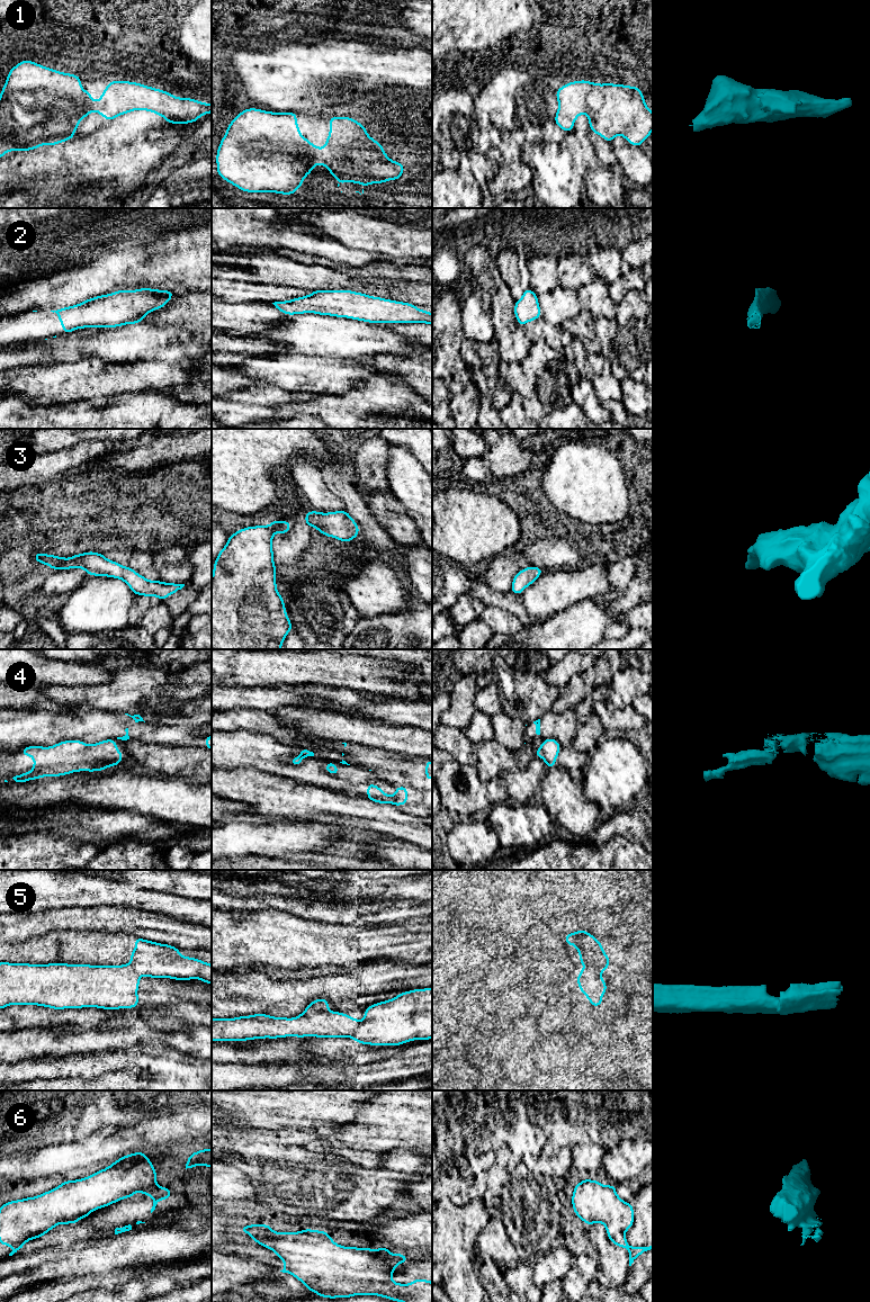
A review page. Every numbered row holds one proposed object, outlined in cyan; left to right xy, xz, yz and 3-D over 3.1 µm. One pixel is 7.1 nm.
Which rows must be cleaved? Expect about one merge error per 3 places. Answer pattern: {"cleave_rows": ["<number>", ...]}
{"cleave_rows": ["4"]}

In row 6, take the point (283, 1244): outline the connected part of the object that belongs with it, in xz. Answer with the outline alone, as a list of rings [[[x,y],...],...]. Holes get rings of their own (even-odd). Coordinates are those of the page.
[[[261,1223],[242,1225],[241,1233],[249,1233],[253,1242],[258,1242],[272,1250],[285,1263],[285,1268],[280,1272],[292,1274],[296,1279],[306,1285],[307,1291],[315,1292],[319,1296],[337,1299],[355,1295],[378,1295],[397,1302],[432,1302],[432,1282],[418,1278],[409,1284],[400,1284],[391,1279],[395,1267],[409,1261],[410,1258],[398,1252],[391,1255],[391,1249],[388,1248],[344,1247],[335,1243],[326,1231],[304,1229],[298,1232],[280,1233],[273,1231],[269,1224]]]

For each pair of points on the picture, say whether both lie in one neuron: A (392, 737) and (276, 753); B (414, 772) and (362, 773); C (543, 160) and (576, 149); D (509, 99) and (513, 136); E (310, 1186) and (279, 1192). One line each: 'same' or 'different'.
A: different
B: different
C: same
D: different
E: same

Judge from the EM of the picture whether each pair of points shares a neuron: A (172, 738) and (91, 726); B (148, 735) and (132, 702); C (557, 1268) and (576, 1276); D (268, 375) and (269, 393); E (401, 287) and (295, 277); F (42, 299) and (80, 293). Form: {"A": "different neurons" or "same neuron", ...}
{"A": "same neuron", "B": "different neurons", "C": "different neurons", "D": "different neurons", "E": "same neuron", "F": "same neuron"}

